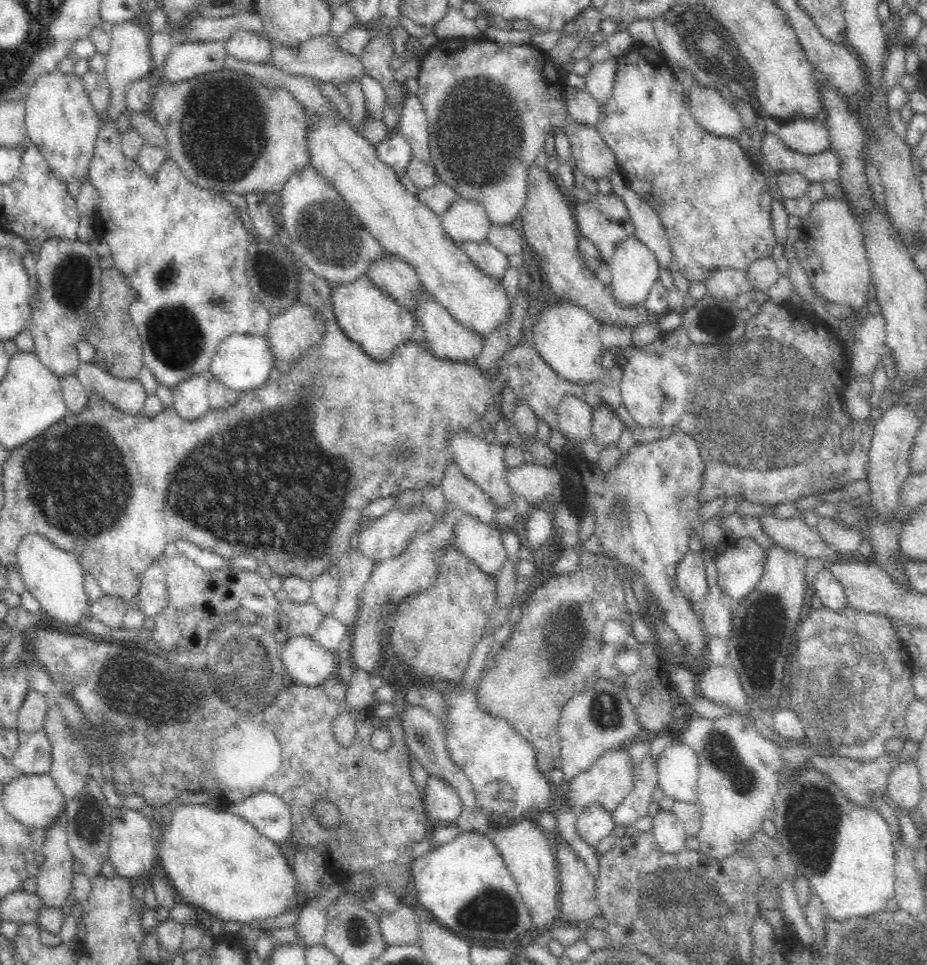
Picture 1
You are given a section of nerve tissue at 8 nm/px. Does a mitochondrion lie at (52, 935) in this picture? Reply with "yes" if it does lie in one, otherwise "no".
no

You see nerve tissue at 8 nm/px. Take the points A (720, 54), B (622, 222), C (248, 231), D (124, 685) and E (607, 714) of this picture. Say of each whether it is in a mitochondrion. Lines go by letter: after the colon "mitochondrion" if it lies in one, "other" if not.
A: mitochondrion
B: other
C: other
D: mitochondrion
E: mitochondrion

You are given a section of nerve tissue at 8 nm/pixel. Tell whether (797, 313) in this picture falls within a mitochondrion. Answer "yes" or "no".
no

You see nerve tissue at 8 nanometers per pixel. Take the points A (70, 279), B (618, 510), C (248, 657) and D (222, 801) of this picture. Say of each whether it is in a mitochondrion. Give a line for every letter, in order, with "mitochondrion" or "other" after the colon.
A: mitochondrion
B: mitochondrion
C: mitochondrion
D: other

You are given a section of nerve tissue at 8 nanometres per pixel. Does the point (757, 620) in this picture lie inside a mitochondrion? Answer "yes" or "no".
yes

